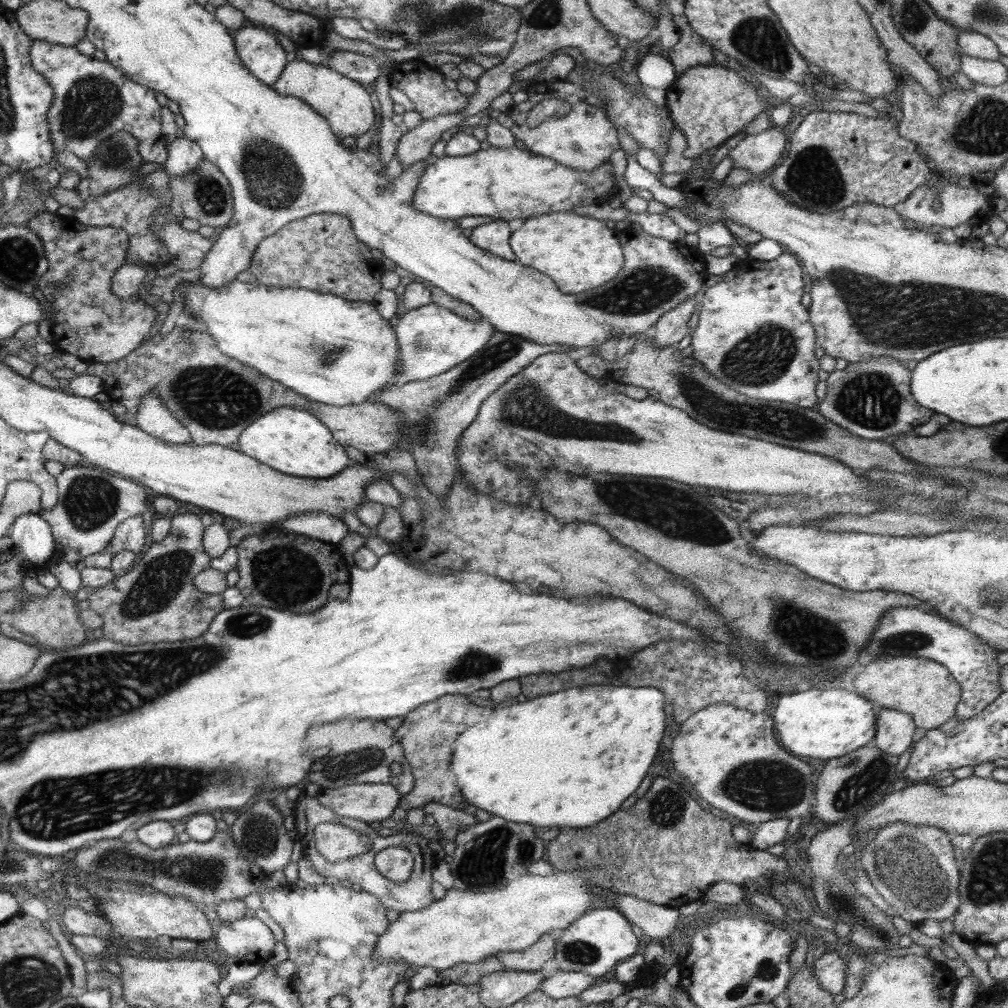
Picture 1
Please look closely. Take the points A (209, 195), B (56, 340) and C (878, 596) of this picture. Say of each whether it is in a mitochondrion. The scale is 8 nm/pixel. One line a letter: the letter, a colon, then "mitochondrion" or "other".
A: mitochondrion
B: other
C: other

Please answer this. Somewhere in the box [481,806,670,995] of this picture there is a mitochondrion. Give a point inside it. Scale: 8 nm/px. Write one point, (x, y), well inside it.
(579, 952)

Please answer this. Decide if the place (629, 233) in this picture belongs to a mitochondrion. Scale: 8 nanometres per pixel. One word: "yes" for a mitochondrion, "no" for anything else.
no

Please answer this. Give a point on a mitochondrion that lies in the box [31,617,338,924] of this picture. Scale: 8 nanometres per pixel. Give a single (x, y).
(207, 874)

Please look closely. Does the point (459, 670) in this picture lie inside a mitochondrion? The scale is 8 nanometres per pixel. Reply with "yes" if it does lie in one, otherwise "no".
yes

